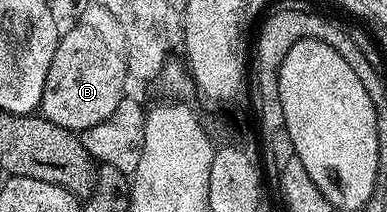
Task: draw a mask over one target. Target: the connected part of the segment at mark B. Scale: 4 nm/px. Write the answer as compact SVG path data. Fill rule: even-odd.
M77 24L61 35L55 56L48 67L40 107L41 117L71 132L84 132L112 116L116 104L127 97L128 75L124 60L108 48L100 33L81 29Z

